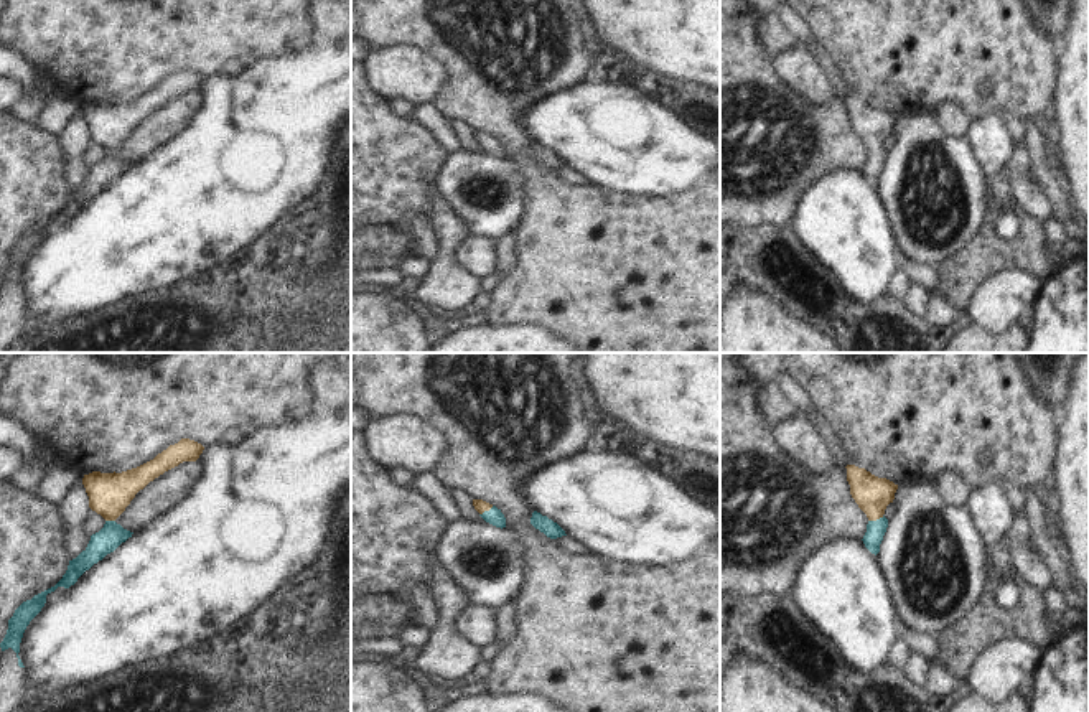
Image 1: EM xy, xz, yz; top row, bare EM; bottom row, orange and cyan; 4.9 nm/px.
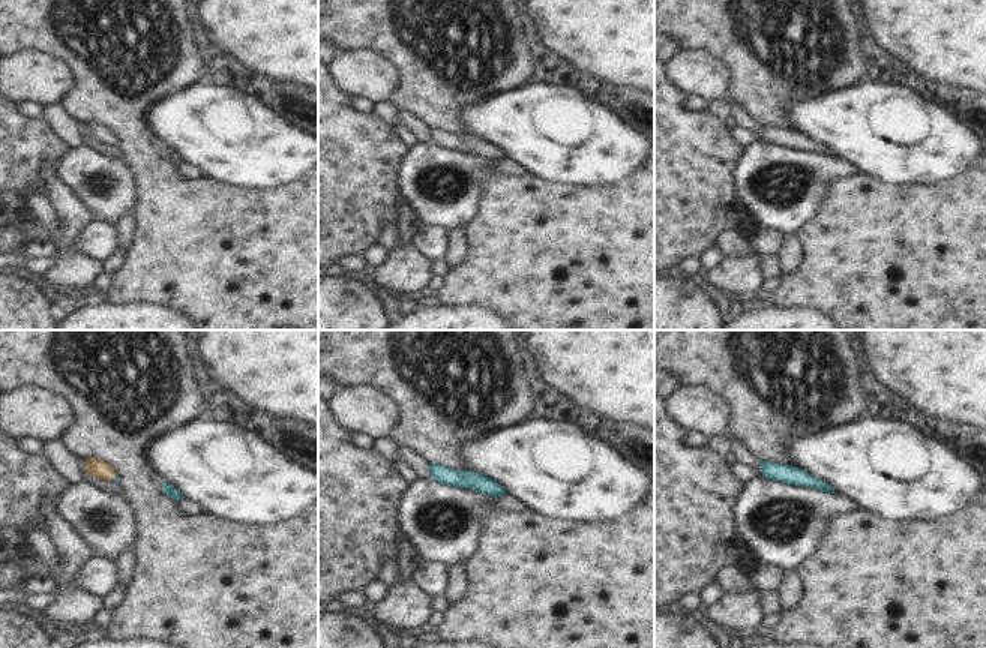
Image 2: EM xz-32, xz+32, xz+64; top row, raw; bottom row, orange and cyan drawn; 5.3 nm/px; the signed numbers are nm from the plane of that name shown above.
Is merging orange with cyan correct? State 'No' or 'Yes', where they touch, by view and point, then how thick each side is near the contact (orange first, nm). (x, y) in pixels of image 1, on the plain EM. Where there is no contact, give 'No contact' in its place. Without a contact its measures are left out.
Yes. Touches orange at yz (875, 150). Thickness 170 nm (orange) against 100 nm.

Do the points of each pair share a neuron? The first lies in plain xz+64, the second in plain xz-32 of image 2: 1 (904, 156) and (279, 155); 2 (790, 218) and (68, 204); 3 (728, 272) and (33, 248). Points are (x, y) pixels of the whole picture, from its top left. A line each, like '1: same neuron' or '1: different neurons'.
1: same neuron
2: different neurons
3: different neurons

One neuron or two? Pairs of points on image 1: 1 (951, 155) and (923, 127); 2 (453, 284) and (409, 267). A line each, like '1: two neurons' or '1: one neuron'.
1: one neuron
2: two neurons

